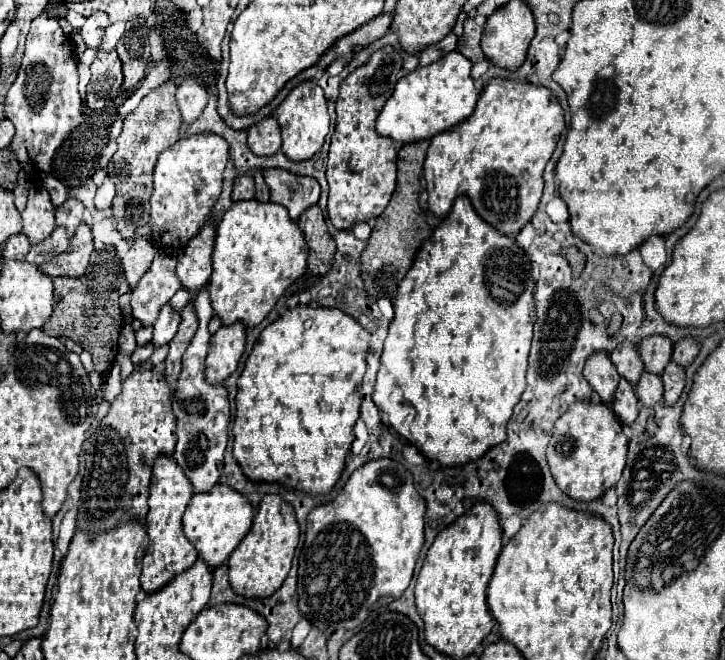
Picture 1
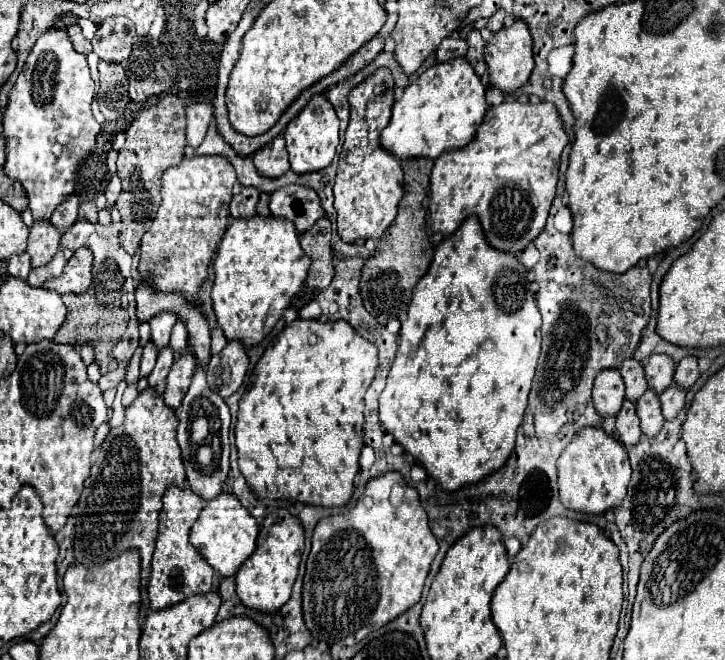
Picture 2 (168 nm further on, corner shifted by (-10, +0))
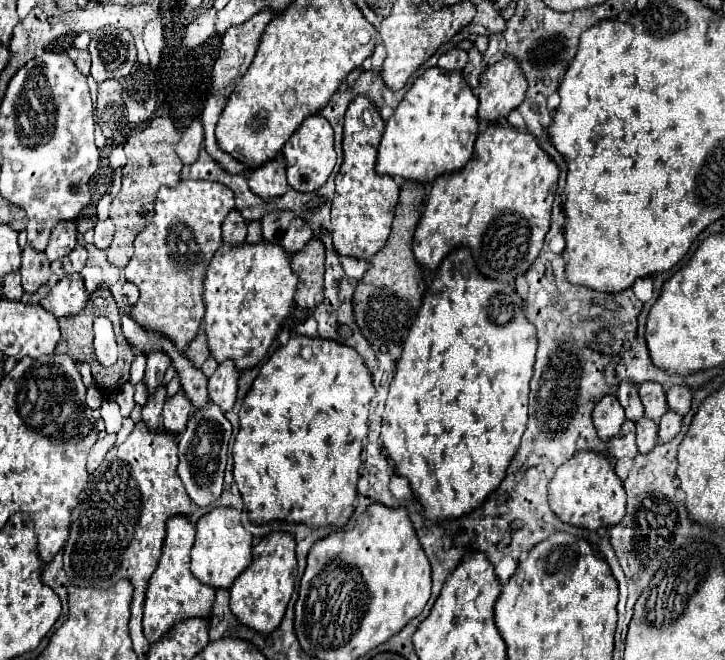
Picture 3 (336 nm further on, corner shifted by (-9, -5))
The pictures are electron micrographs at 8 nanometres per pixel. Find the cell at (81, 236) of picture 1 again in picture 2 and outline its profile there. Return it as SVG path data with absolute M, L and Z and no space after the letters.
M81 247L79 251L73 253L73 257L67 261L63 273L55 279L49 279L47 283L43 283L45 289L57 291L59 295L65 293L83 293L87 291L87 287L91 285L91 265L93 265L93 253L89 247Z

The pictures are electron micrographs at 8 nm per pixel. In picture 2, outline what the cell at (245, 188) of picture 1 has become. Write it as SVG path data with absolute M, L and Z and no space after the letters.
M243 187L237 195L233 195L231 201L231 217L233 219L249 219L255 217L255 205L259 201L259 191L255 191L253 187Z

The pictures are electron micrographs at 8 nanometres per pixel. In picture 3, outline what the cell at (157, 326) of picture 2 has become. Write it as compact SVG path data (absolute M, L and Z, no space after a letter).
M152 350L148 354L148 366L146 366L146 376L144 376L144 382L148 384L148 392L154 392L154 388L162 382L168 364L170 364L170 358L166 358L162 350Z

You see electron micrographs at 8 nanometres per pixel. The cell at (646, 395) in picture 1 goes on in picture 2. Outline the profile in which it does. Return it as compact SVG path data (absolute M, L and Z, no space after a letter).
M647 389L643 393L643 399L639 399L639 403L637 403L637 415L639 415L641 431L651 437L657 435L665 423L663 415L661 415L659 395L655 395L651 389Z

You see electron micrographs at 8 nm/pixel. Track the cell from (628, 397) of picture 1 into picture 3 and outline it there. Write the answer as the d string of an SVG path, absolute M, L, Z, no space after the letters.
M626 420L620 428L620 432L614 436L612 446L614 446L614 456L616 458L624 458L624 456L634 458L638 454L638 446L636 446L636 440L634 440L634 430L636 430L634 422Z

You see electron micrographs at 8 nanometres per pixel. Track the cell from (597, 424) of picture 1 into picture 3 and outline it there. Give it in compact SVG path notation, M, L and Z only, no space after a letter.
M594 450L578 452L556 470L548 486L548 500L550 508L562 522L590 530L618 524L618 520L622 520L626 512L626 490L622 480L616 476L612 462L604 454Z

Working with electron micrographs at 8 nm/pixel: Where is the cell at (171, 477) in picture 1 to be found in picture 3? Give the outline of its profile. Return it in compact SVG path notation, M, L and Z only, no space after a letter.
M176 514L166 522L166 538L162 546L162 556L158 568L148 582L146 602L144 602L144 634L148 642L162 638L176 622L192 616L210 616L214 604L214 588L198 582L190 572L190 548L194 544L194 526L188 516Z

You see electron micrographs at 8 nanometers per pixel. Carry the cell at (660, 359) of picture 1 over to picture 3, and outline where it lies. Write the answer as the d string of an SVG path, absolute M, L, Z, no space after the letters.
M642 382L640 384L640 400L644 404L646 416L654 422L660 422L662 414L668 410L664 388L658 382Z

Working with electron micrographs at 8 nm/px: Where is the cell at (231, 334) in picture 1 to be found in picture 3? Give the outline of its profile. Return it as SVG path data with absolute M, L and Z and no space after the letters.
M226 360L218 364L216 372L210 376L210 382L208 382L210 400L218 404L224 412L228 412L236 402L238 378L240 378L240 372L234 368L234 360Z

